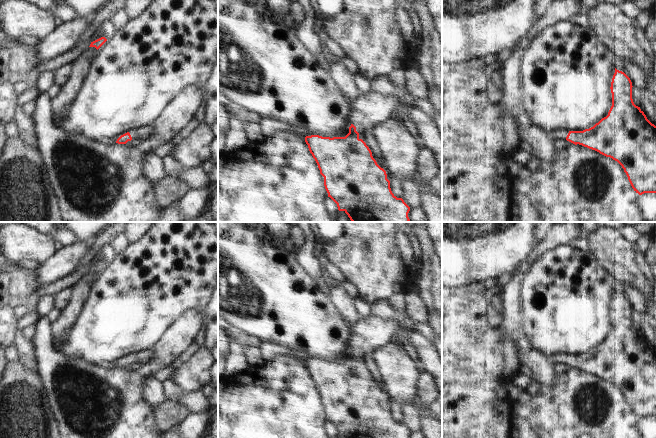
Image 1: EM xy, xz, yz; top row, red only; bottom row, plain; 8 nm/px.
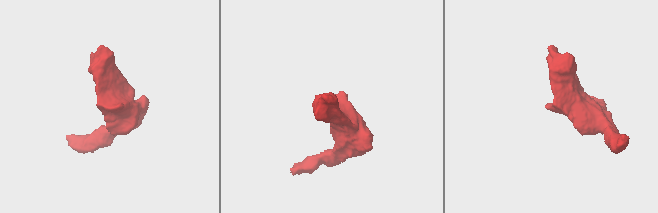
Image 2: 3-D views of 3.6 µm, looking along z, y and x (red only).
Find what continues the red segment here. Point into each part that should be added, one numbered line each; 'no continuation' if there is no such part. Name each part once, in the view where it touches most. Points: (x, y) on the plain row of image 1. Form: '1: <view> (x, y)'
1: xz (369, 333)

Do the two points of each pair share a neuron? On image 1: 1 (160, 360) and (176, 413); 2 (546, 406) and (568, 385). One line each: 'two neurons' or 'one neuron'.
1: two neurons
2: one neuron

